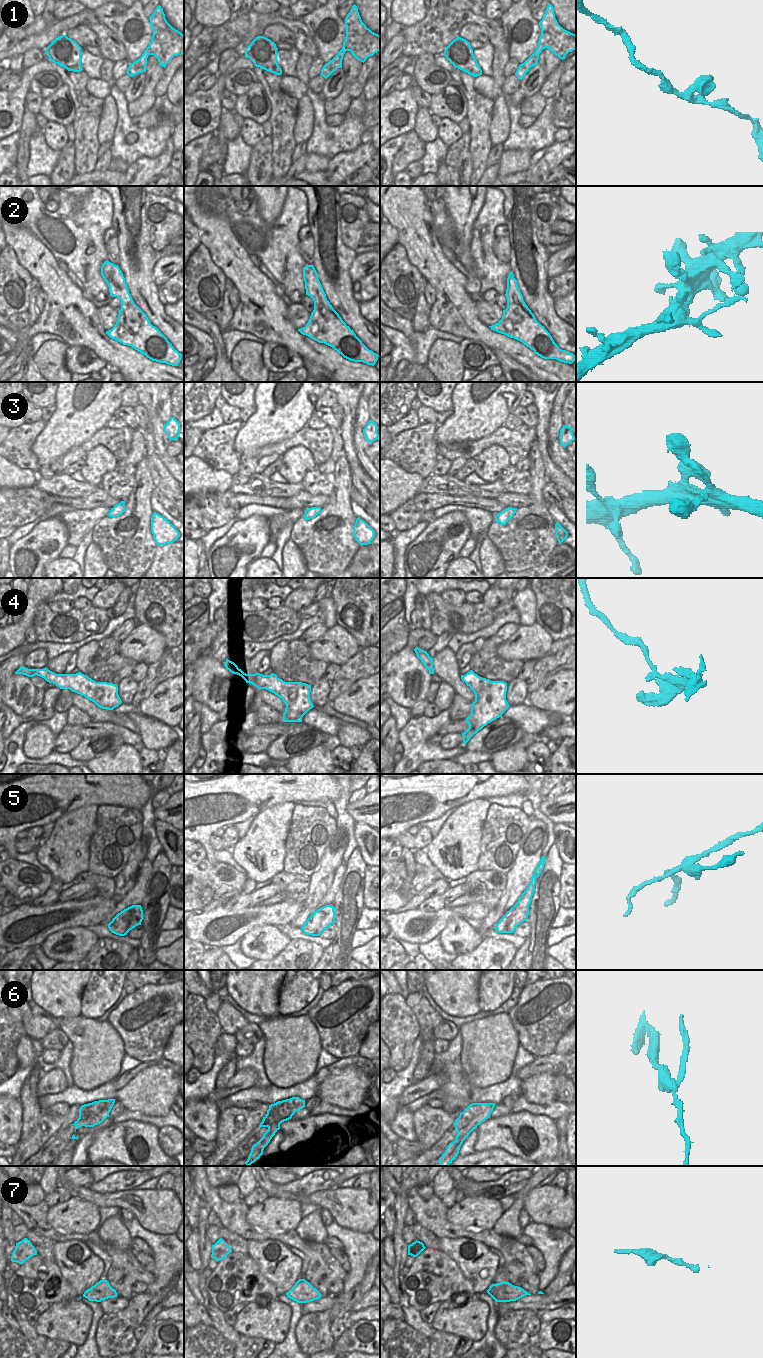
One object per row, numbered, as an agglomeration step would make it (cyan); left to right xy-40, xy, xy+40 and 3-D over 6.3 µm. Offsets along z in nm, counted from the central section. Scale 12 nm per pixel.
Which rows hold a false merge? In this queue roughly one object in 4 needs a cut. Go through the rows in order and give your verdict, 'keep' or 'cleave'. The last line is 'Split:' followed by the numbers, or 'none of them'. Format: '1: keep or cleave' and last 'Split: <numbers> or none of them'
1: keep
2: keep
3: keep
4: cleave
5: cleave
6: cleave
7: keep
Split: 4, 5, 6

